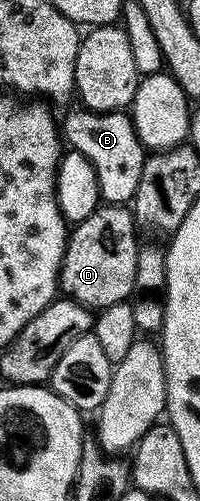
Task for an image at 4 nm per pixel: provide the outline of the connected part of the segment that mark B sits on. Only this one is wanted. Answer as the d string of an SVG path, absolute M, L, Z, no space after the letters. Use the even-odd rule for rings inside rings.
M77 107L63 120L60 125L64 141L73 152L84 155L92 163L98 180L98 196L108 205L126 205L133 202L136 187L140 183L140 171L144 171L148 153L138 138L138 130L134 128L134 119L129 112L93 113L91 109Z

